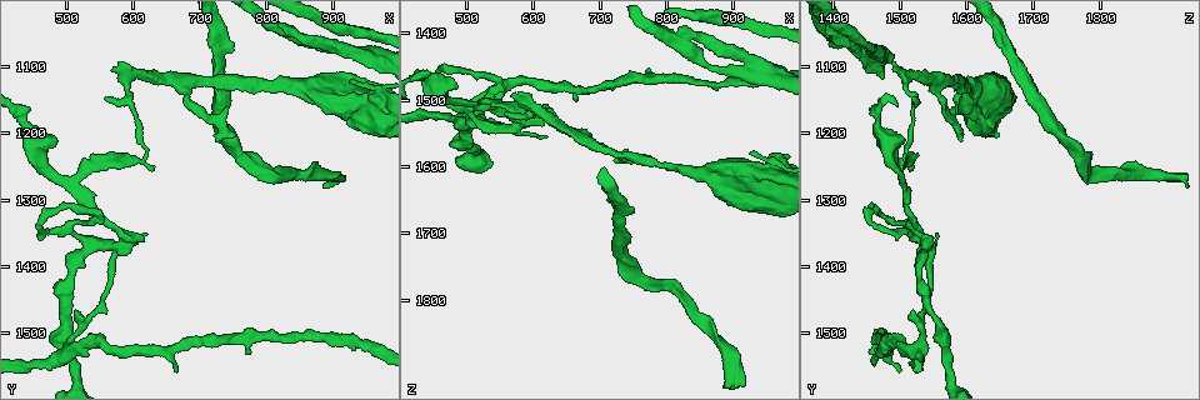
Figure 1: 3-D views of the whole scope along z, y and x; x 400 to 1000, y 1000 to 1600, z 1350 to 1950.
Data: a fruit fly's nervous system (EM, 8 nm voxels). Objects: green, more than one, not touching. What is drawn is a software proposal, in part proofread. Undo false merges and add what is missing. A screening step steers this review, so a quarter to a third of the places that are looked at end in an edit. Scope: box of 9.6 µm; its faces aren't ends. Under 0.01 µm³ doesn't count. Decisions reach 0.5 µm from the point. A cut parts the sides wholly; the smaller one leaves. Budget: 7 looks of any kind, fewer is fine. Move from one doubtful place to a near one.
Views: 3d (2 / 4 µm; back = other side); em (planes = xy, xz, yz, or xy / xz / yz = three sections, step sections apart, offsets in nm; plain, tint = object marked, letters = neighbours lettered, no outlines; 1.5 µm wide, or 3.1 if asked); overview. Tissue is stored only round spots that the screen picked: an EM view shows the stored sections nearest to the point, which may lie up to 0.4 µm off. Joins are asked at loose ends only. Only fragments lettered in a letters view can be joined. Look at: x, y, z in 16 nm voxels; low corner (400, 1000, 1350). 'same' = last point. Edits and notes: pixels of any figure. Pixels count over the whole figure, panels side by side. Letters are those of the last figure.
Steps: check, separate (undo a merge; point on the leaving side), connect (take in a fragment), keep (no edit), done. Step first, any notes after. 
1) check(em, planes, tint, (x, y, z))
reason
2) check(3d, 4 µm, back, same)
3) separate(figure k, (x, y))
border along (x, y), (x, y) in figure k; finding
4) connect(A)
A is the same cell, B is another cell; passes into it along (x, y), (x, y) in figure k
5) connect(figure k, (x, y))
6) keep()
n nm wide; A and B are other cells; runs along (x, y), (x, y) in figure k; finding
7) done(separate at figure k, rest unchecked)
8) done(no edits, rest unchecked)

check(3d, 2 µm, (495, 1305, 1455))
touches itself

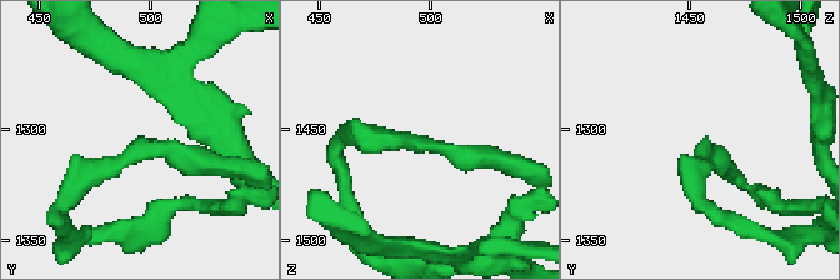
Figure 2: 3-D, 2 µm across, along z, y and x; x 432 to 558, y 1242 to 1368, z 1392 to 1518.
check(em, planes, letters, (498, 1309, 1455))

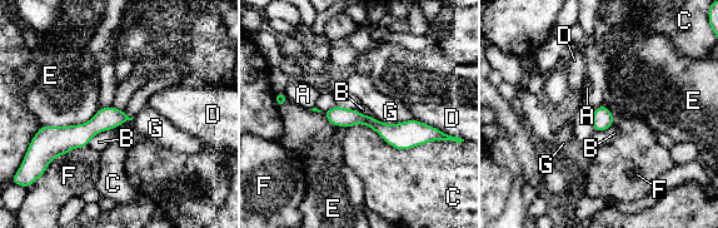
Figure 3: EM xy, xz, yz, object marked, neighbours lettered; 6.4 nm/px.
keep()
120 nm wide; A, B, C, D, E, F and G are other cells; border along (133, 115), (96, 133), (88, 144) in figure 3; continuous, no second neuron

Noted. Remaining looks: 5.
check(em, yz, step 8, tint, (580, 1370, 1545))
branch point

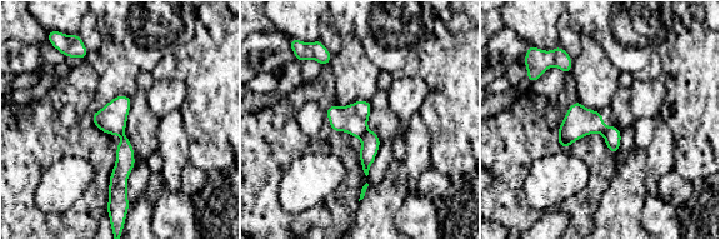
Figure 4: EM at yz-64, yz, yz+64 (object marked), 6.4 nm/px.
check(em, planes, letters, same)
cut it another way

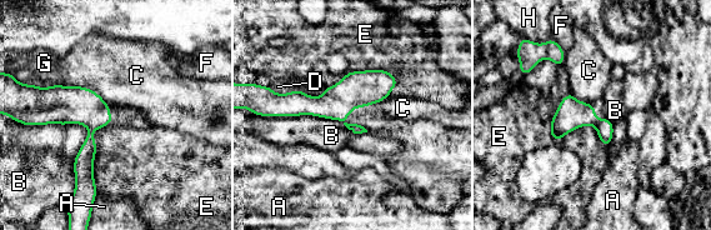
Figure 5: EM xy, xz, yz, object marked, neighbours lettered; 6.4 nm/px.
separate(figure 5, (605, 128))
B touches over 600 nm; A, B, C, D, E, F, G and H are other cells; border along (599, 121), (595, 126) in figure 5; two neurons meet here

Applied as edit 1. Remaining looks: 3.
check(3d, 2 µm, (745, 1160, 1575))
tapers out

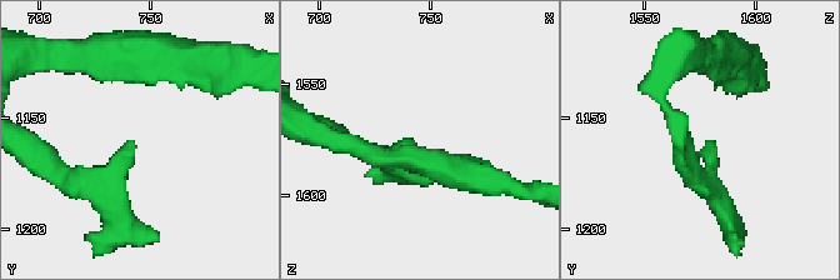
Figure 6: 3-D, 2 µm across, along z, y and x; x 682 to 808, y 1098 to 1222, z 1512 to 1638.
check(em, xz, step 4, letters, (744, 1161, 1579))
now the EM

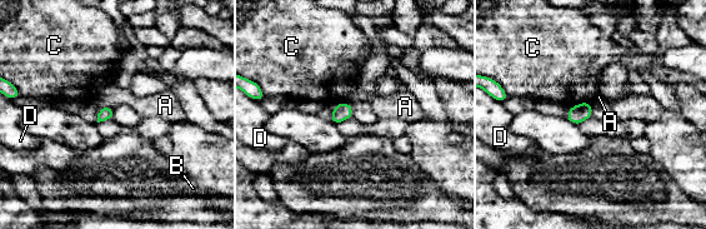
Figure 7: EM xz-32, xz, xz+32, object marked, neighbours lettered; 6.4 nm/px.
keep()
A, B, C and D are other cells; border along (352, 104), (338, 103), (335, 105) in figure 7; none of them fits

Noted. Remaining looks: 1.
done(separate at figure 5, rest unchecked)

